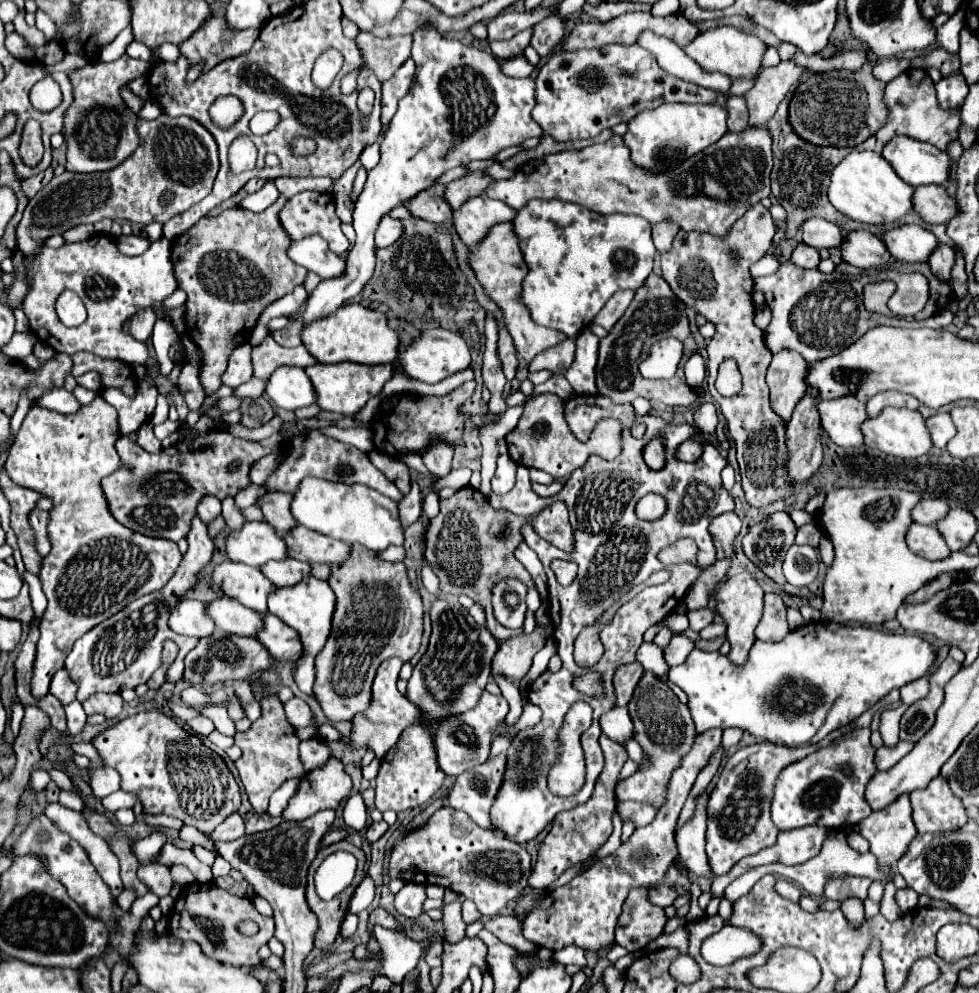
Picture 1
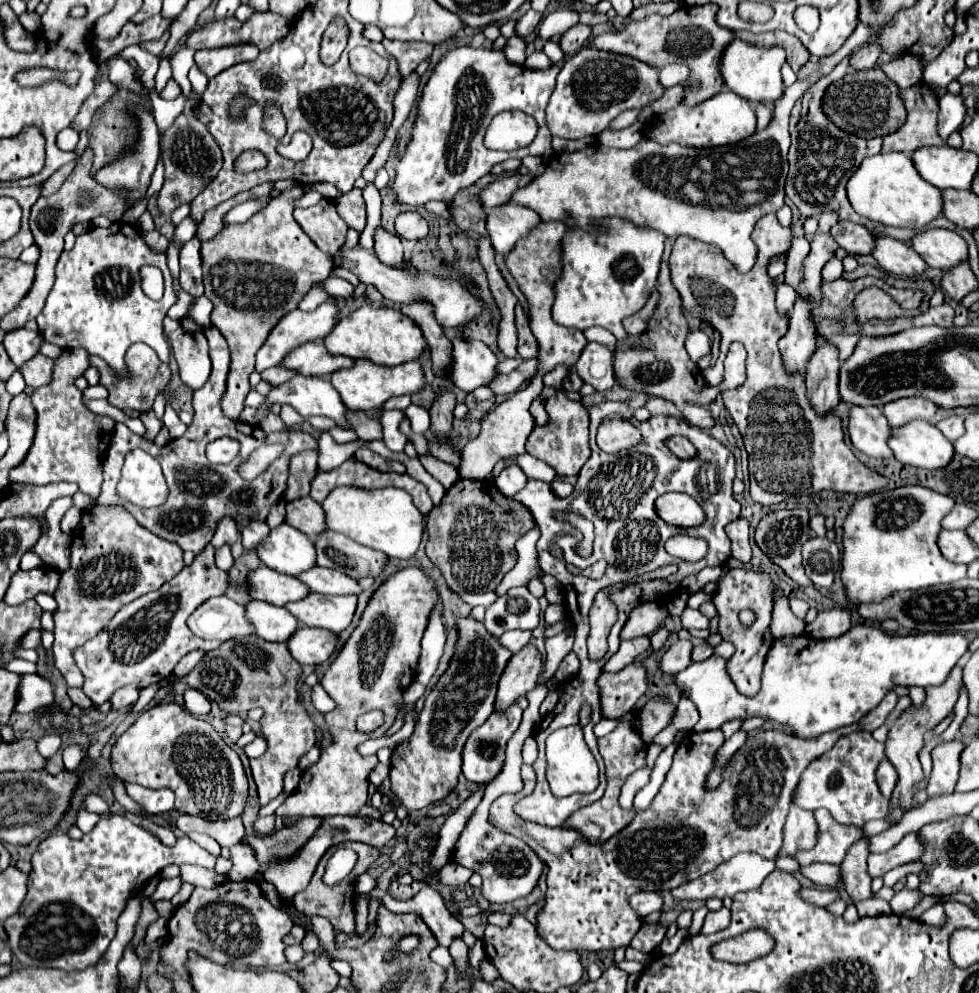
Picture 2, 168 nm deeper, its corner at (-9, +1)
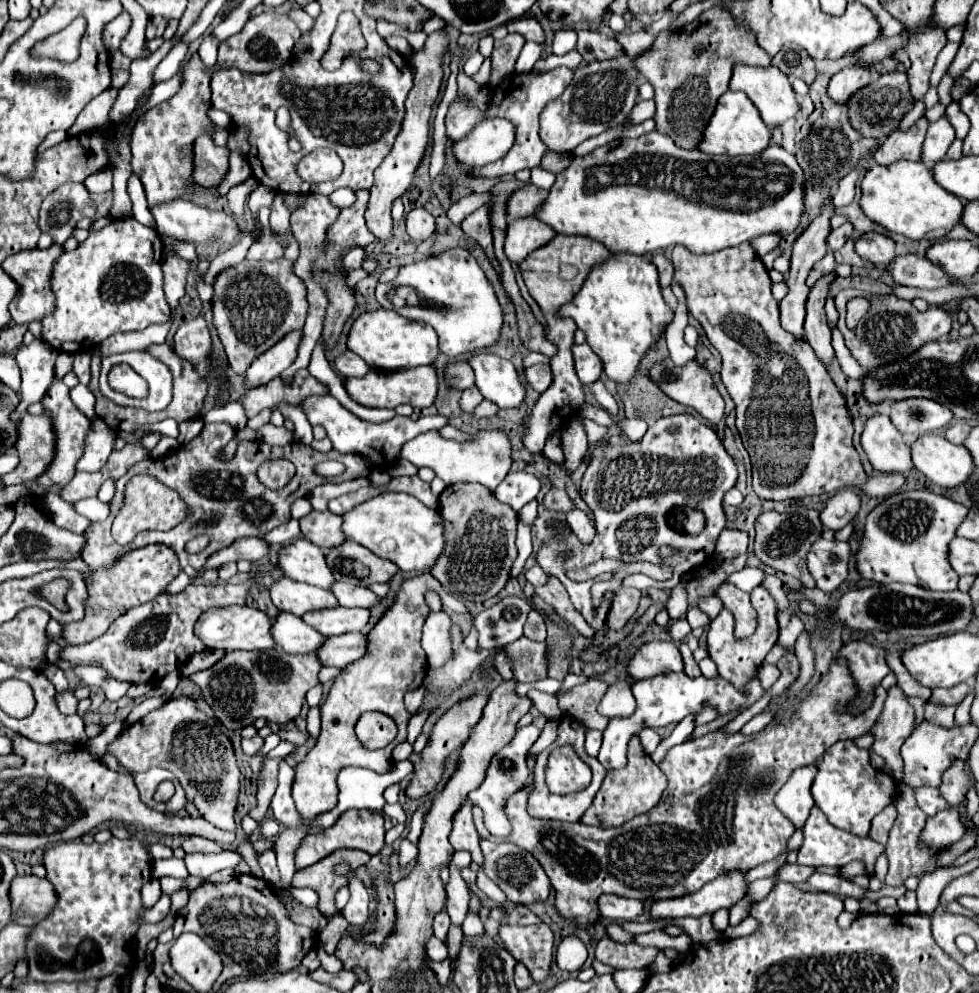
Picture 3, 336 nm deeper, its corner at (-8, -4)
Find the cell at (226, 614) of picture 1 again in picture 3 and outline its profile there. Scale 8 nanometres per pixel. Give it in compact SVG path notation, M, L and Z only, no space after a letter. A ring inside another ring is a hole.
M280 613L274 619L272 635L276 645L290 655L314 655L324 643L324 635L292 613Z

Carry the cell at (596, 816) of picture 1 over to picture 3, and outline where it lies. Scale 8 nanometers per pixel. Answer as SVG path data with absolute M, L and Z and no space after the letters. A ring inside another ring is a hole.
M634 737L628 745L628 765L622 769L612 769L606 773L606 779L600 787L600 793L594 797L592 809L588 809L582 817L582 823L596 825L596 827L618 827L628 819L650 811L658 801L662 791L666 789L666 777L658 769L658 765L642 751L640 739Z

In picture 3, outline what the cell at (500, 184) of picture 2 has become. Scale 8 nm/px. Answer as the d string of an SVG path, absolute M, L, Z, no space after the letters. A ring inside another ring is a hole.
M526 185L522 189L518 189L510 201L508 201L508 217L510 219L518 219L518 217L532 217L536 213L536 209L540 209L540 205L546 201L548 191L538 189L534 185Z

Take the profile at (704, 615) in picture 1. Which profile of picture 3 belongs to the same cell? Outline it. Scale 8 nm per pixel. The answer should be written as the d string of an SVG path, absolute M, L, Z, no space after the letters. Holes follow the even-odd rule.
M678 619L678 621L670 623L670 627L668 627L668 635L670 635L674 641L682 641L688 633L690 633L690 625L688 625L686 619Z

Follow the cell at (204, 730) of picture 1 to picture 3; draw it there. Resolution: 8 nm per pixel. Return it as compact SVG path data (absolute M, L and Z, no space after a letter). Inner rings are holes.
M252 737L252 739L242 739L242 749L246 755L258 755L258 751L262 749L264 739L262 737Z

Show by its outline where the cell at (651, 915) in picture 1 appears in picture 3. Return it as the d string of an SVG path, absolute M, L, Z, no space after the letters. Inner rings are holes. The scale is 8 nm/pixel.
M608 935L596 945L596 959L616 969L648 969L658 955L654 947L640 947L636 943L616 943Z

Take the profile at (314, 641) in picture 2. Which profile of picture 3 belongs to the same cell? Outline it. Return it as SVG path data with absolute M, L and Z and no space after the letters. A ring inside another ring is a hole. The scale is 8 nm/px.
M344 633L328 637L318 649L318 659L324 667L346 667L364 657L368 647L368 637L364 633Z

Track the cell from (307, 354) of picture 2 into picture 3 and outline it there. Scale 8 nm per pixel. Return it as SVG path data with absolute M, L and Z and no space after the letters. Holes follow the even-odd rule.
M346 351L336 357L336 367L344 377L364 377L370 371L370 365L352 351Z

